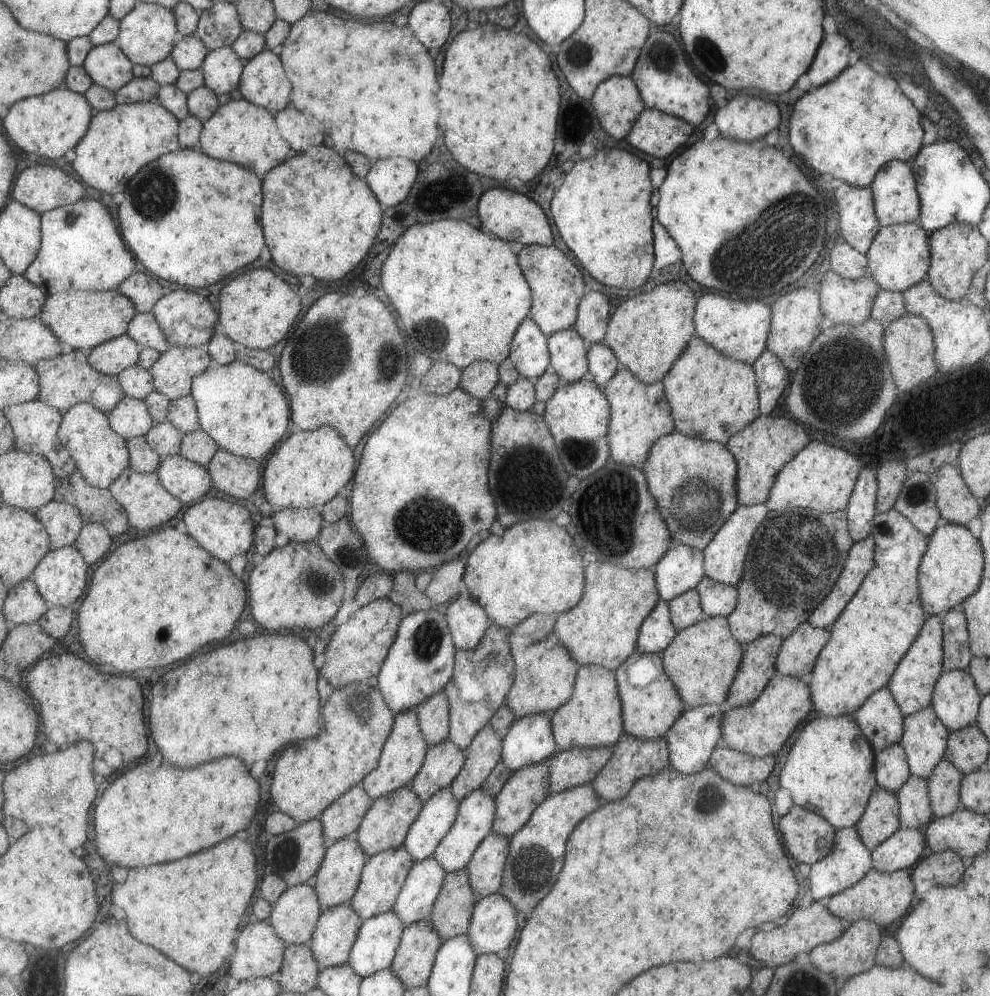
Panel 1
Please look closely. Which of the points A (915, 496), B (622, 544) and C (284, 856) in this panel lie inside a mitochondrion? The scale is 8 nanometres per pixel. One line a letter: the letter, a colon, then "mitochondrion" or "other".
A: mitochondrion
B: mitochondrion
C: mitochondrion

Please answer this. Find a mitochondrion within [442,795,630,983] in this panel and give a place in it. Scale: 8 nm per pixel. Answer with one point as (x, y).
(532, 868)

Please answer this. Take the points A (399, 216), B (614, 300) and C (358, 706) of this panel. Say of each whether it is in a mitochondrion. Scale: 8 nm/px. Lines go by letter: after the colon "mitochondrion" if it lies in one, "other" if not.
A: other
B: other
C: mitochondrion

